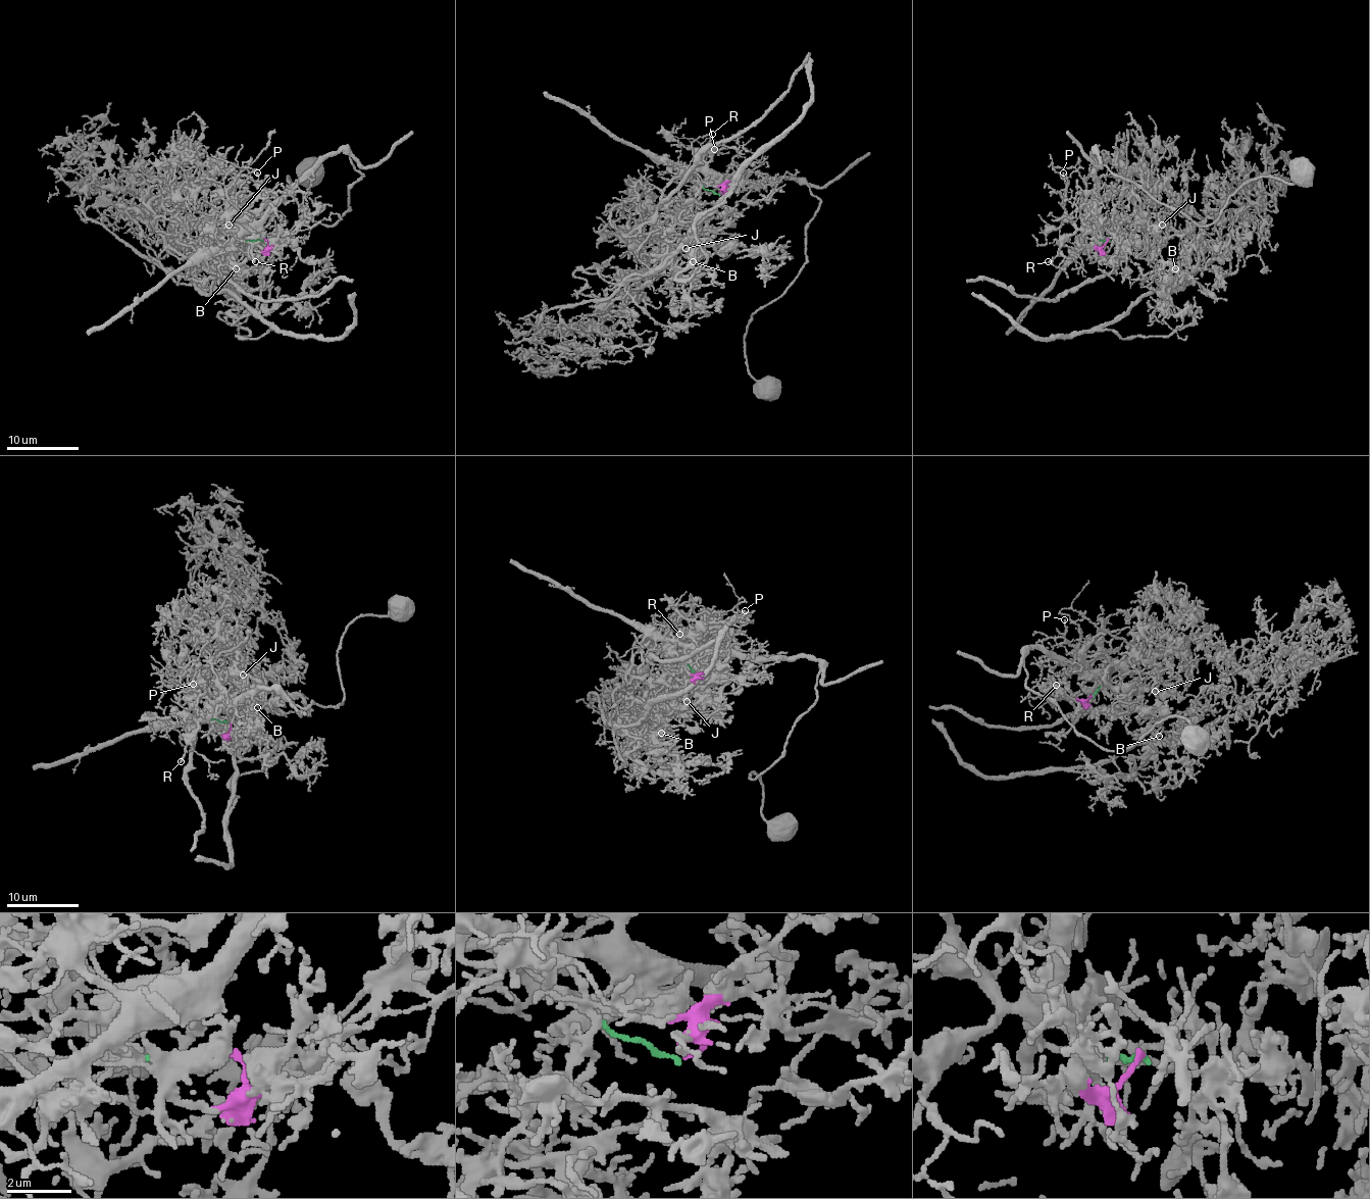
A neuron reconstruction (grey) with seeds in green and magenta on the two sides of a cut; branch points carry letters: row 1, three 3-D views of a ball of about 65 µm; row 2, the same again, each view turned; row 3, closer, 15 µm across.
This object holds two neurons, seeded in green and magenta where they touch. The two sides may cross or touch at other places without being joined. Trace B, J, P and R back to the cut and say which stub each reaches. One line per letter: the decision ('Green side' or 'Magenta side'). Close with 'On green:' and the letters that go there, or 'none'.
B: Magenta side
J: Magenta side
P: Green side
R: Green side
On green: P, R

